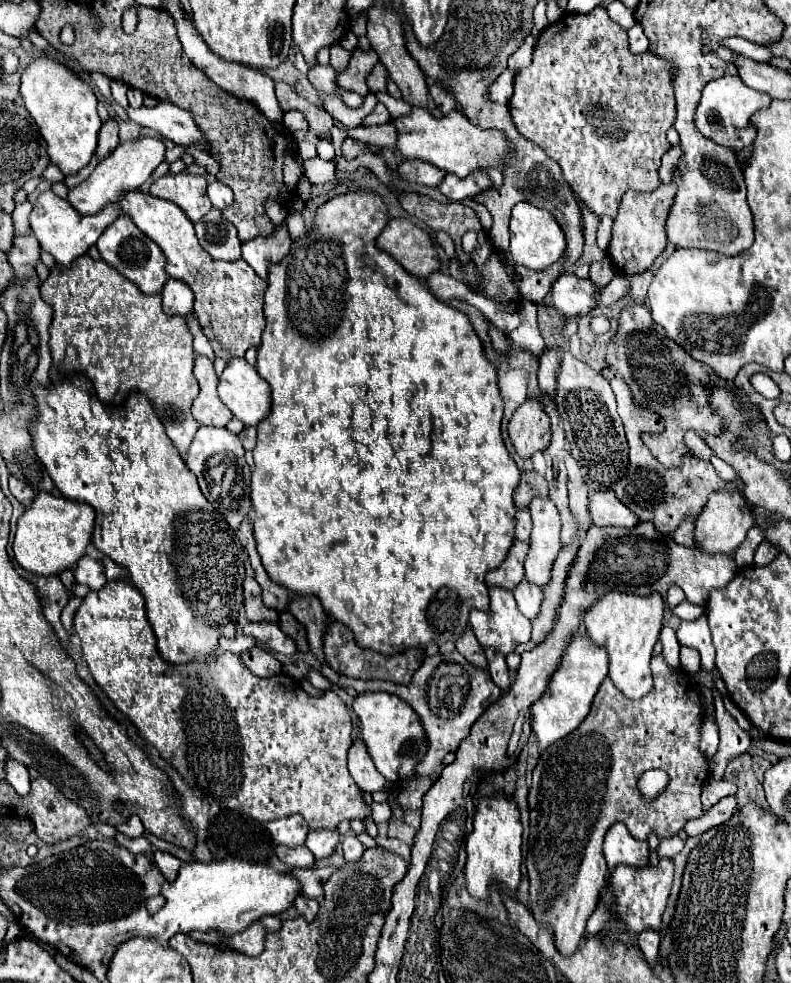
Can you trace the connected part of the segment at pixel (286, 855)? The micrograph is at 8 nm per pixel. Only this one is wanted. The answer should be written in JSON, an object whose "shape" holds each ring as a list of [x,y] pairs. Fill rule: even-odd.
{"shape":[[[277,846],[275,852],[281,858],[281,862],[287,864],[289,870],[293,870],[293,868],[309,868],[315,862],[315,856],[307,846],[295,846],[295,848]]]}

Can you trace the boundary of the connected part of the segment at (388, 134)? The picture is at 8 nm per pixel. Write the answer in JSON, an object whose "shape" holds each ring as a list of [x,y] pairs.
{"shape":[[[387,122],[381,126],[357,126],[357,128],[347,128],[347,134],[359,142],[369,142],[369,144],[377,144],[381,148],[389,148],[393,152],[397,152],[397,128],[395,122]]]}

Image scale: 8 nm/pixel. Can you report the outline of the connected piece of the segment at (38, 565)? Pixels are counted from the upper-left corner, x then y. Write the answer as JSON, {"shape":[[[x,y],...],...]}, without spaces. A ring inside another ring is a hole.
{"shape":[[[39,492],[31,504],[17,520],[17,532],[13,540],[15,560],[29,572],[35,574],[59,574],[71,568],[91,542],[95,522],[95,510],[85,502],[73,502],[63,496],[53,496],[49,492]]]}

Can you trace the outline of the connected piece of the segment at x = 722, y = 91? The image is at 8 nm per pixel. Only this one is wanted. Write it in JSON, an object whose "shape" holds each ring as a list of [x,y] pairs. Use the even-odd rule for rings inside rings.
{"shape":[[[721,76],[721,78],[705,84],[699,106],[695,110],[695,126],[709,140],[739,152],[753,144],[757,130],[751,126],[751,116],[759,108],[767,106],[767,102],[771,102],[771,98],[767,94],[745,86],[739,76]]]}

